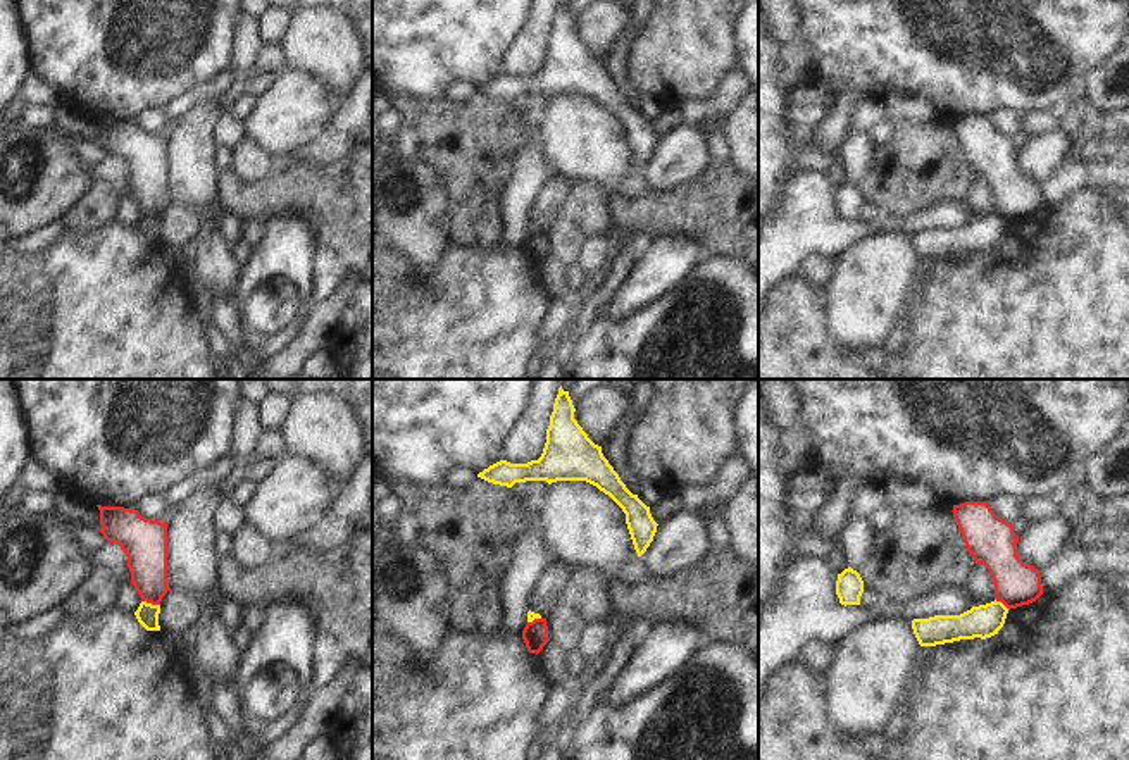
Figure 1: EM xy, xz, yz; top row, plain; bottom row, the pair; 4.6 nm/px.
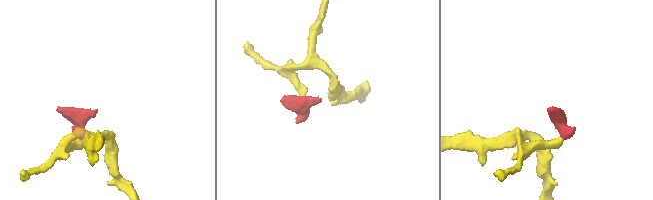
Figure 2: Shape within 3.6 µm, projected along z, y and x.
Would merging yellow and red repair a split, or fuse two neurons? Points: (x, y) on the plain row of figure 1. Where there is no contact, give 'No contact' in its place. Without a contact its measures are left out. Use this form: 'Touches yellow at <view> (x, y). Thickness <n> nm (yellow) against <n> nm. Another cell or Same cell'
Touches yellow at xy (150, 218). Thickness 110 nm (yellow) against 190 nm. Another cell.

